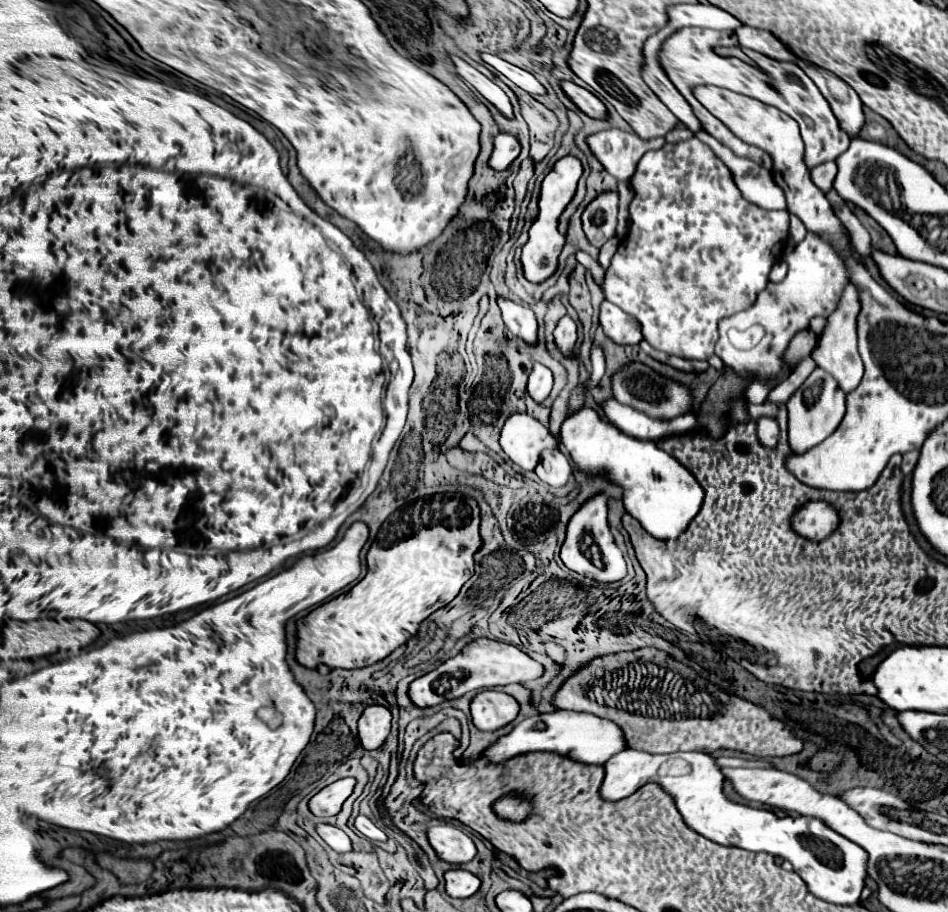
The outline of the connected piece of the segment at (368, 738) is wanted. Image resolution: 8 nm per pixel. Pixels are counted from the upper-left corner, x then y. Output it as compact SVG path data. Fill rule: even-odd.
M379 704L367 706L359 718L359 742L367 750L375 750L383 744L391 730L391 710Z

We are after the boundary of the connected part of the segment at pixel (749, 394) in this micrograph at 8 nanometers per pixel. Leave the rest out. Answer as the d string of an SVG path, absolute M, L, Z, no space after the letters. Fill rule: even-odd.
M753 380L753 384L749 384L745 388L743 398L749 404L761 404L761 402L767 400L771 390L773 390L773 384L769 384L769 380Z

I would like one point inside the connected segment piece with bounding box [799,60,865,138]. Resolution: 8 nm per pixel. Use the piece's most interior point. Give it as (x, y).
(846, 105)

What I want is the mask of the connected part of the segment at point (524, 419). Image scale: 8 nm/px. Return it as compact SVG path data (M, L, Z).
M517 412L507 418L501 430L503 452L523 470L533 470L539 462L539 450L557 448L555 436L527 412Z

